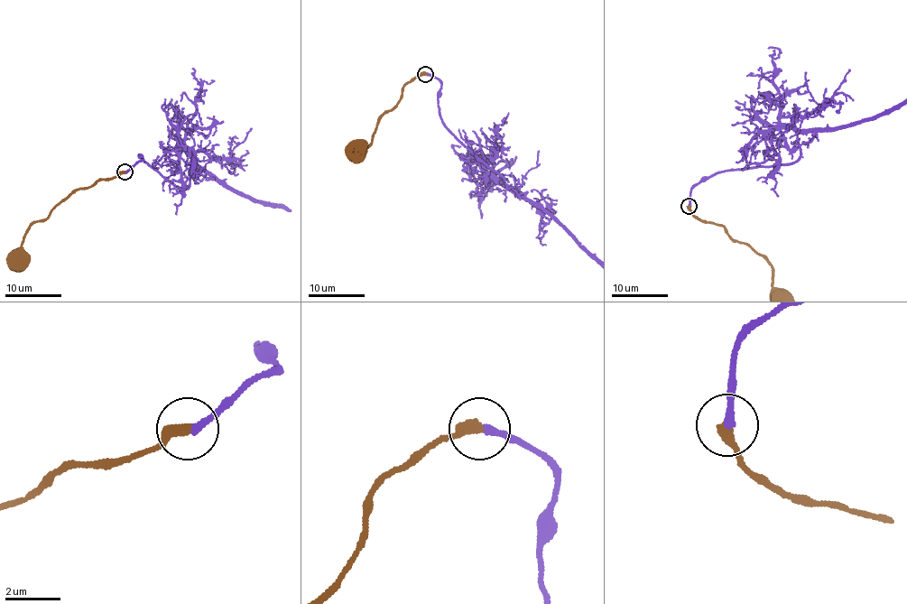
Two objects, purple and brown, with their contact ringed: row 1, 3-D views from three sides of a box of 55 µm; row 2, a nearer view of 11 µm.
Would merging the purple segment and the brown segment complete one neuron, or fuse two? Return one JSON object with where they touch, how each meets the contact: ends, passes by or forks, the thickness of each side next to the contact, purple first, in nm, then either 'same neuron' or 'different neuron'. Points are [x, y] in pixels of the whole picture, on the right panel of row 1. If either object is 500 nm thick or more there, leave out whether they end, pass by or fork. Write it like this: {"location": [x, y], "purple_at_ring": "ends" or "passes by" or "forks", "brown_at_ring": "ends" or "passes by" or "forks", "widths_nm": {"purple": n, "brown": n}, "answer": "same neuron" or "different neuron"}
{"location": [689, 206], "purple_at_ring": "ends", "brown_at_ring": "ends", "widths_nm": {"purple": 280, "brown": 400}, "answer": "same neuron"}

